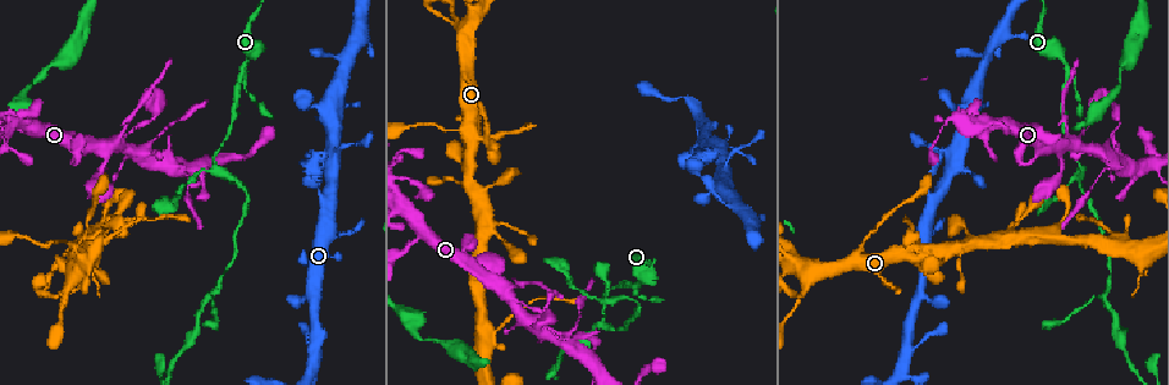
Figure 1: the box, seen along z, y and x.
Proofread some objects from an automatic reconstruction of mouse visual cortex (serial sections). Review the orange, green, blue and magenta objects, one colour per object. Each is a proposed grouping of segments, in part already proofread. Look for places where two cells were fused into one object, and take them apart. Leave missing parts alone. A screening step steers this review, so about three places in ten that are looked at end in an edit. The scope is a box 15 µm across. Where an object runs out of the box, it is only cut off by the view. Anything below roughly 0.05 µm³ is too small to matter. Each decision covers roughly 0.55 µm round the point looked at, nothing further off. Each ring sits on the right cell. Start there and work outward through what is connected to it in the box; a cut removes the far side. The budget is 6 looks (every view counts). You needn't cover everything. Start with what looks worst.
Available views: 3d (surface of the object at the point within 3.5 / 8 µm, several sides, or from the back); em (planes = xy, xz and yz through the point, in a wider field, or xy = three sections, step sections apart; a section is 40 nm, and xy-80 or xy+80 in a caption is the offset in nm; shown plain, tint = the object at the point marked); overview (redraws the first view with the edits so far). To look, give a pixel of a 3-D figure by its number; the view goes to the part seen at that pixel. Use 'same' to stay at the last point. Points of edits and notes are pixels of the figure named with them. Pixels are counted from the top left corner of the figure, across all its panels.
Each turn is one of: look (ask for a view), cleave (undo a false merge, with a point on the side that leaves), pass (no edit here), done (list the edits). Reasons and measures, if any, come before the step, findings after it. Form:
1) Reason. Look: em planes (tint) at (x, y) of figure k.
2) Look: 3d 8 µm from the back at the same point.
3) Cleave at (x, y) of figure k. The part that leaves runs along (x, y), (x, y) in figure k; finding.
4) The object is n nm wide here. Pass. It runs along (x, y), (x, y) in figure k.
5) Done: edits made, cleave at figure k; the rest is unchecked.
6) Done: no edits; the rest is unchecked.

Calibre changes. Look: 3d 3.5 µm at (501, 324) of figure 1.

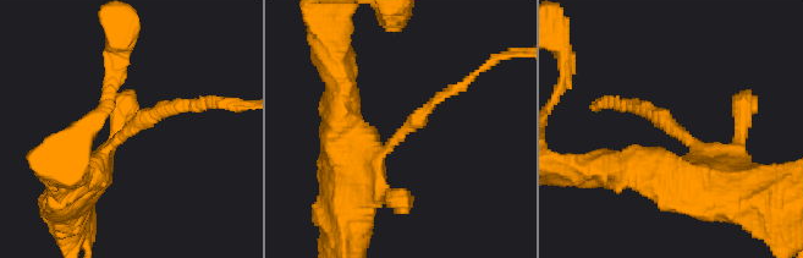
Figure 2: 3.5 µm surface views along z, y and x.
The arms are 150, 400 nm wide; need the tissue. Look: em planes (tint) at (129, 128) of figure 2.

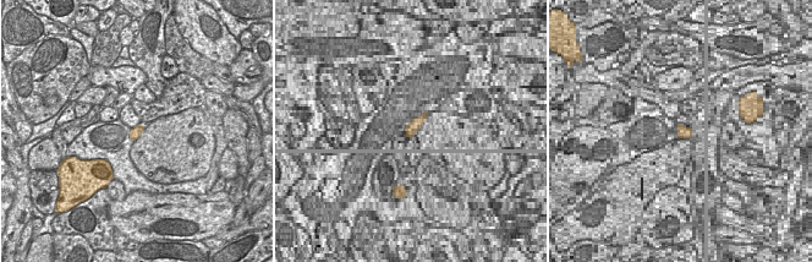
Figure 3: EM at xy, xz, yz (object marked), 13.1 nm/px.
Look: em xy step 3 (tint) at the same point.

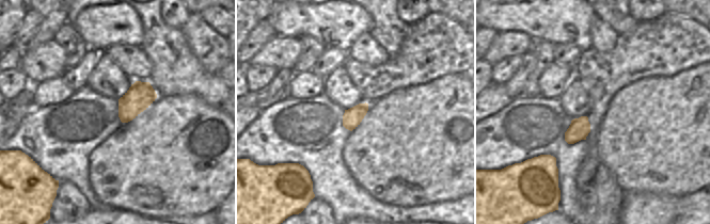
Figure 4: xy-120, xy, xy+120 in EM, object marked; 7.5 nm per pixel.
Pass. All the same cell.

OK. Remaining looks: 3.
Branch point. Look: 3d 8 µm at (242, 69) of figure 1.

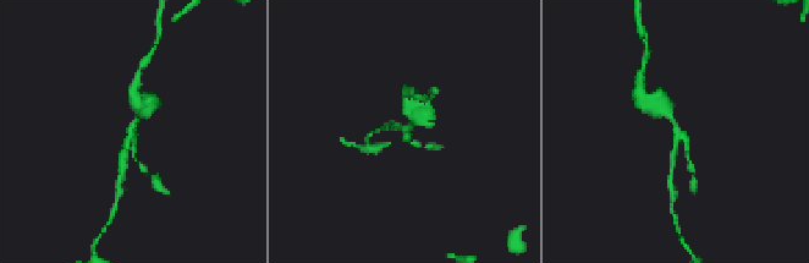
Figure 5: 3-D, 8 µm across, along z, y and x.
3 arms meet here; the arms are 150, 200, 200 nm wide. Look: em xy step 3 (tint) at (131, 137) of figure 5.

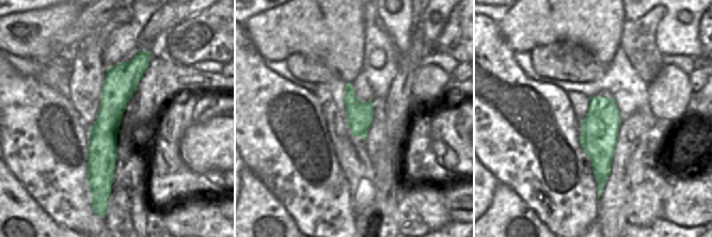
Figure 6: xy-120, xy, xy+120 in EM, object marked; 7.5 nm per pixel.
The object is 190 nm wide here. Pass. It runs along (142, 107), (130, 127), (124, 169) in figure 5; one cell here.

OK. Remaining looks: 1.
Done: no edits; the rest is unchecked.

